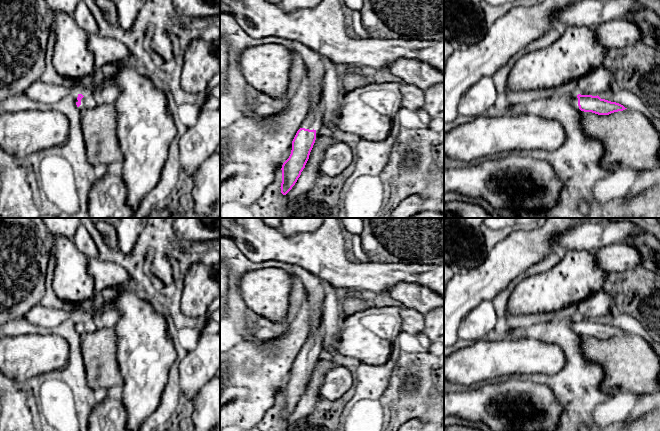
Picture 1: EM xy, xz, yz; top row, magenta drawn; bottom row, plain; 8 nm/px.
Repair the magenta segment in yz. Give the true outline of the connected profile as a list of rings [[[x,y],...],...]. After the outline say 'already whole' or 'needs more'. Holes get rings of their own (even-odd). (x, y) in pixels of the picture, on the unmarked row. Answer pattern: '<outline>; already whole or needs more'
[[[578,318],[577,321],[573,323],[572,329],[581,335],[592,336],[598,339],[609,339],[627,333],[619,327],[601,323],[598,319]]]; needs more

